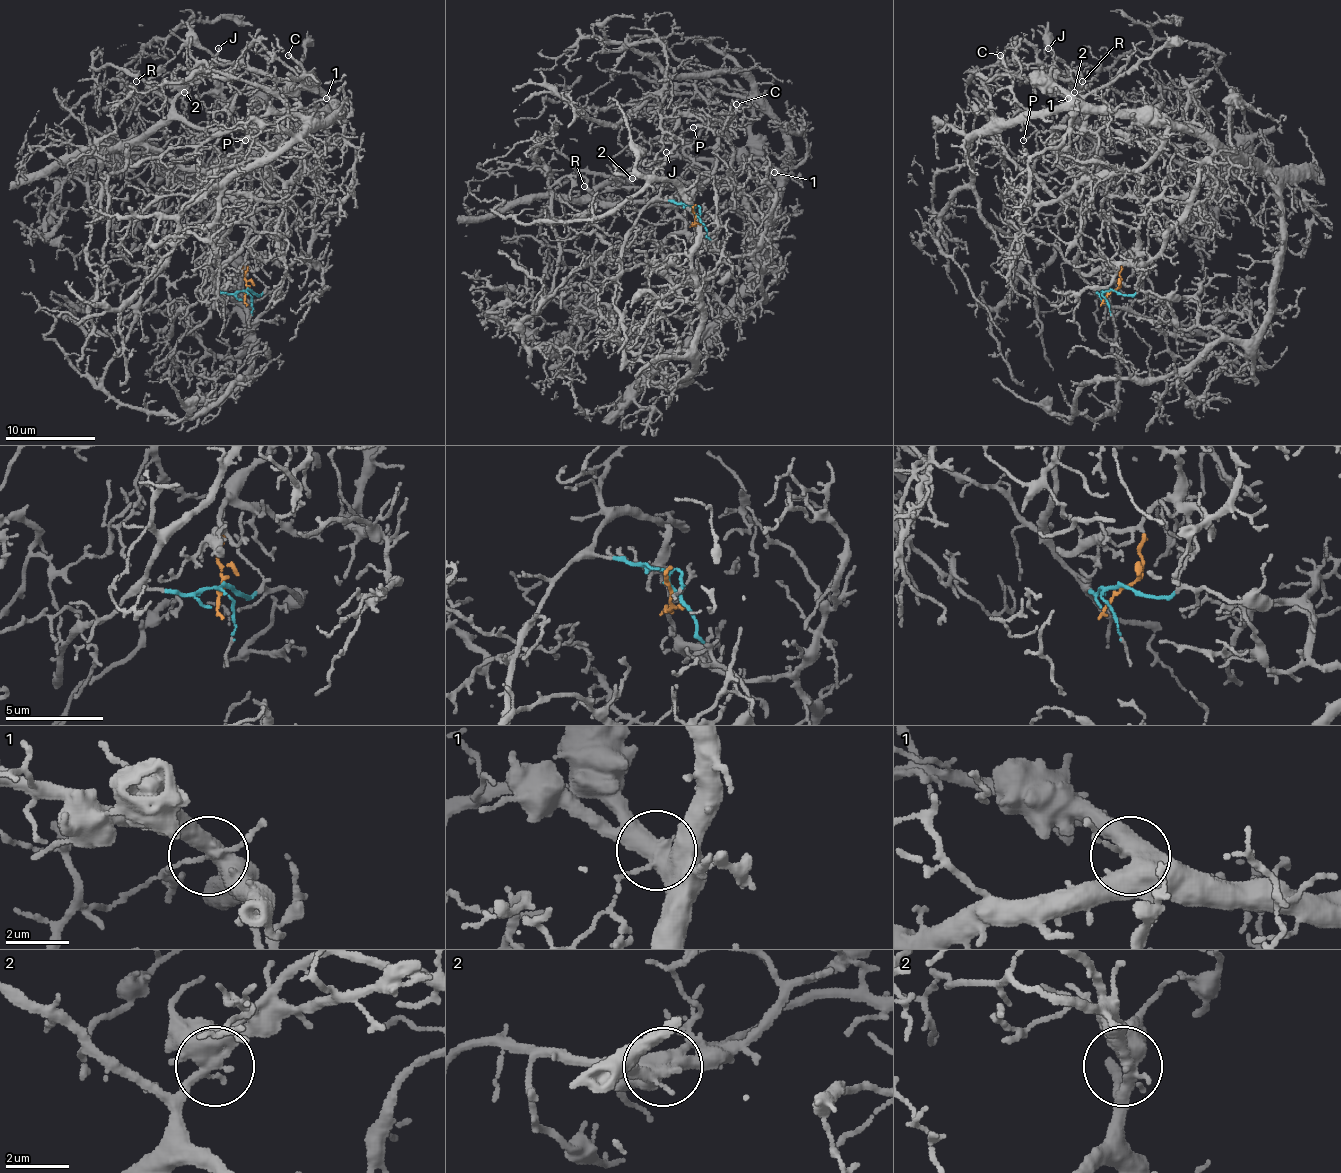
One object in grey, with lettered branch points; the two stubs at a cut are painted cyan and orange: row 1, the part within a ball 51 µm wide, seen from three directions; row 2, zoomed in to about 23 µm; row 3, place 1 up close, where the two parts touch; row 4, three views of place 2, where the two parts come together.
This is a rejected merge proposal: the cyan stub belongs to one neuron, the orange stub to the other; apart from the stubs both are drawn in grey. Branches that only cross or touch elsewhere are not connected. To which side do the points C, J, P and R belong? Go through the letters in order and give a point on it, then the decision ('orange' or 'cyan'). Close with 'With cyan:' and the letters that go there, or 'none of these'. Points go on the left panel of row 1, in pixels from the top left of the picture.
C: (288, 55) | orange
J: (218, 48) | cyan
P: (245, 140) | cyan
R: (136, 81) | cyan
With cyan: J, P, R

